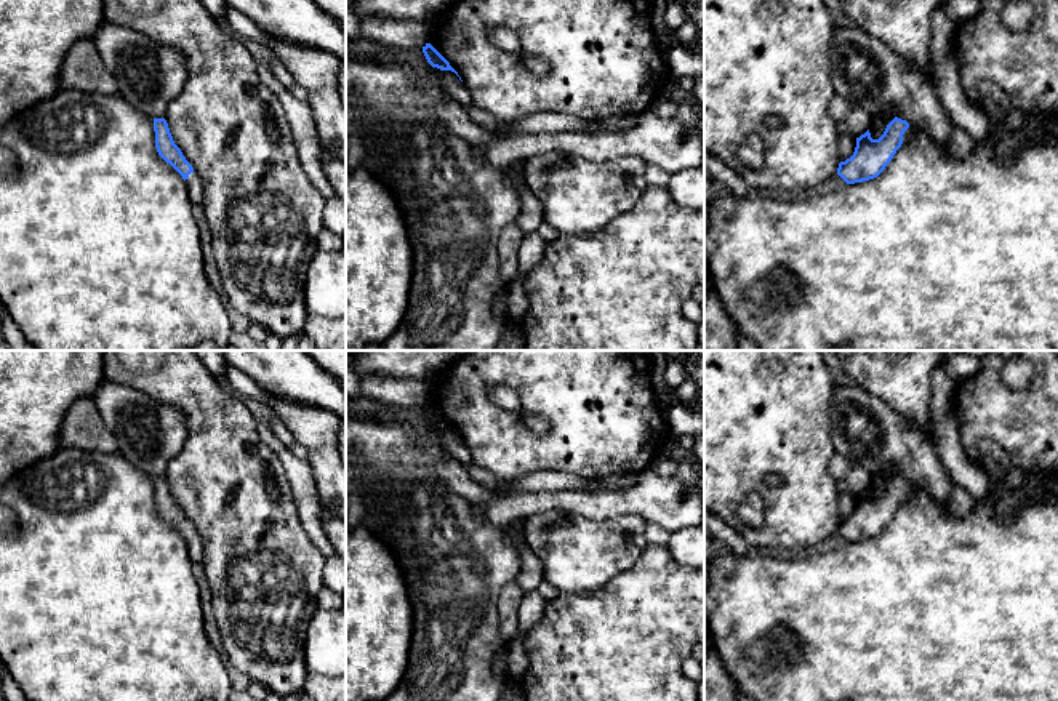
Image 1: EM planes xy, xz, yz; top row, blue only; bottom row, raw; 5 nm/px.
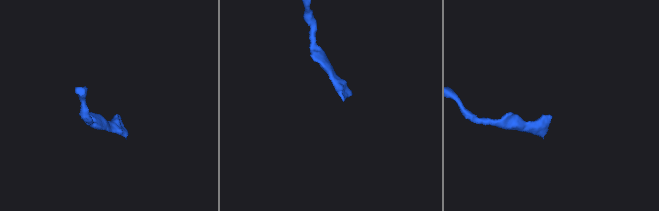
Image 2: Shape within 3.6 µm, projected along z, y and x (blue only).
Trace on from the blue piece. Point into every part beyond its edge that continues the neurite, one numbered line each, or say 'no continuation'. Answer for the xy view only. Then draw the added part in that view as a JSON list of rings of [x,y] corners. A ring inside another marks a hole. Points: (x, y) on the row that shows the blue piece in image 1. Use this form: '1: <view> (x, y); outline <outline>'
1: xy (194, 186); outline [[[192,166],[194,168],[194,166]],[[194,171],[189,174],[189,178],[186,179],[186,190],[189,194],[189,198],[194,205],[202,205],[203,202],[203,182],[202,178],[198,176],[198,173]]]

